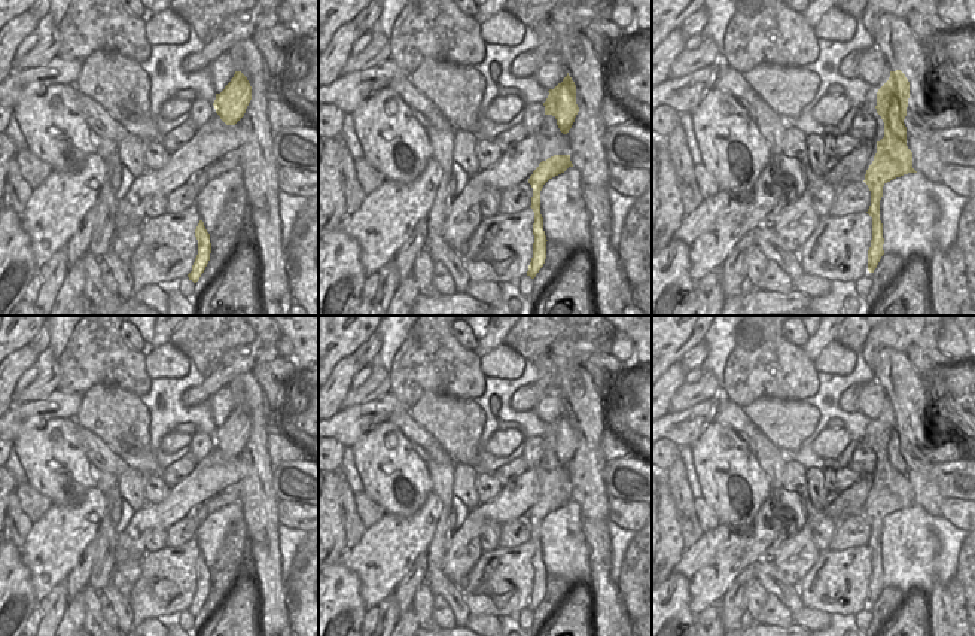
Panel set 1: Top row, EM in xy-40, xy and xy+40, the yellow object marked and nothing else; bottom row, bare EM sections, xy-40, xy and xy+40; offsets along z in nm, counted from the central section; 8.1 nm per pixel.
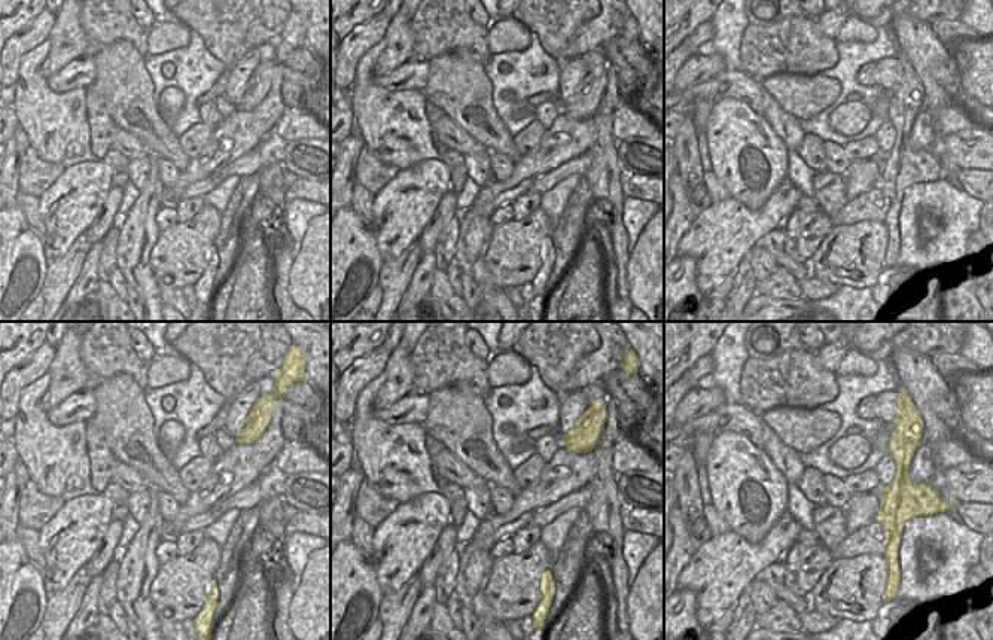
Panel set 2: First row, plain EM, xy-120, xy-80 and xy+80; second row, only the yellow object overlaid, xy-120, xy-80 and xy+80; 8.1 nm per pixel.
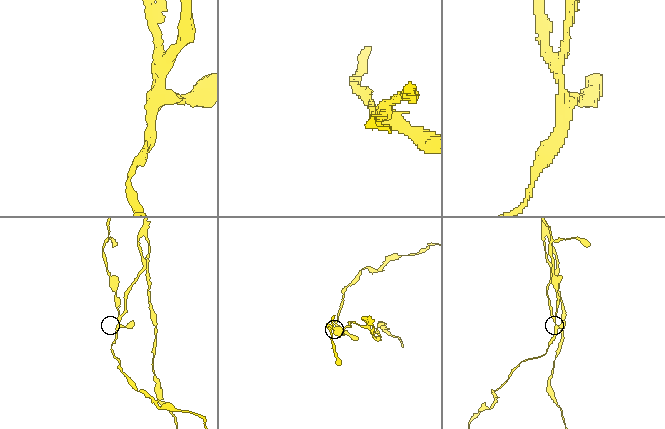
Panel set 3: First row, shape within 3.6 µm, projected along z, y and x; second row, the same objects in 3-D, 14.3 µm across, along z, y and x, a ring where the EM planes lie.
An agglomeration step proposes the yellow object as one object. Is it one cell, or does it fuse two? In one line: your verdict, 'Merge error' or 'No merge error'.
Merge error.

